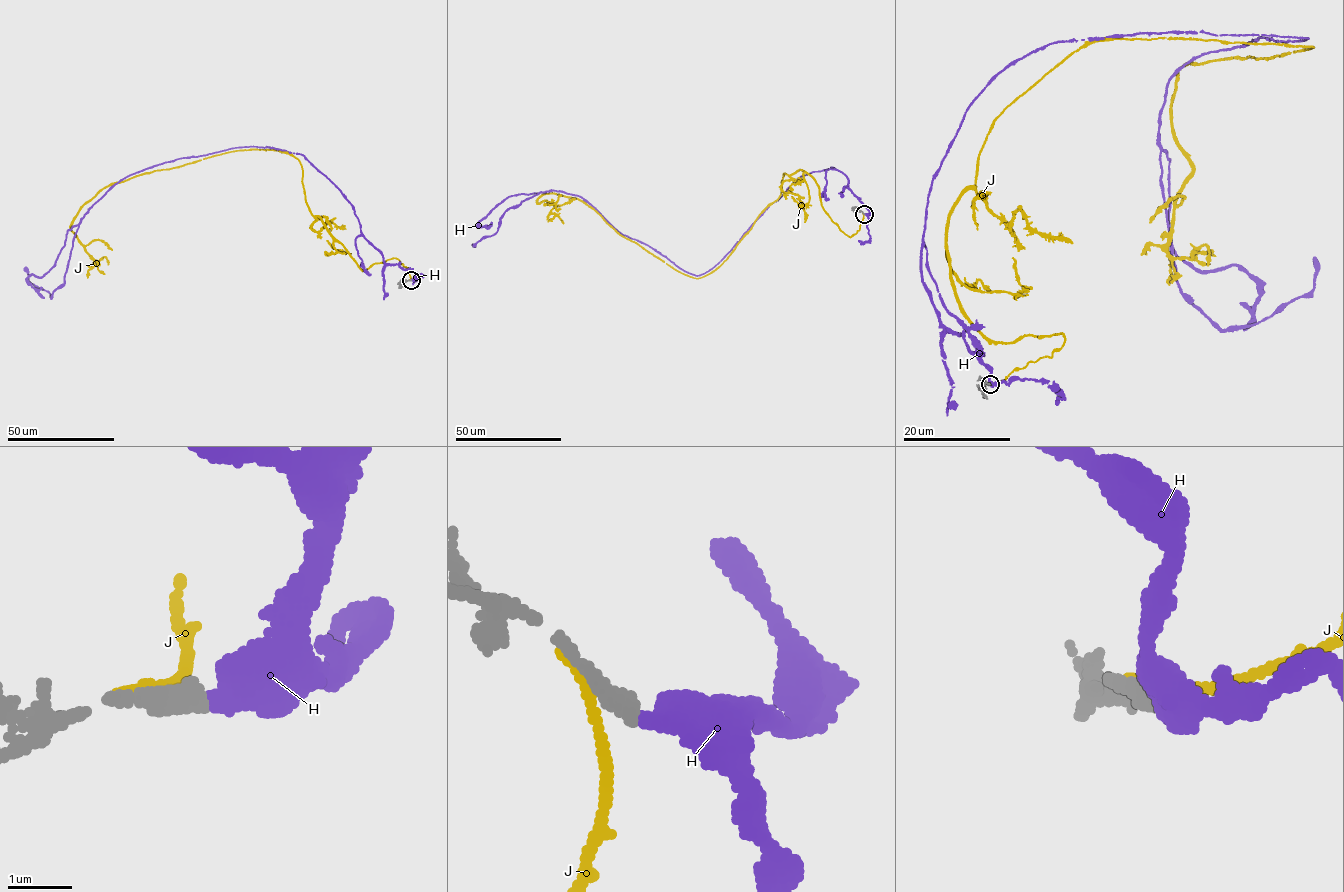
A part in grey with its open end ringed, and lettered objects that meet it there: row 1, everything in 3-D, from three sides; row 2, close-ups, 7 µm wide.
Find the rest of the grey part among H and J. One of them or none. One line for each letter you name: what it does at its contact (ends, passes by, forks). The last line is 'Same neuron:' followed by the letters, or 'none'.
H: it ends there
Same neuron: H

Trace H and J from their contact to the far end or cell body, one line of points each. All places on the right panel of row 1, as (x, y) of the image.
H: (990, 383), (925, 216), (1036, 49), (1309, 37), (1192, 57), (1159, 137), (1215, 323), (1304, 296), (1314, 256)
J: (987, 382), (1065, 339), (986, 340), (950, 211), (1080, 47), (1314, 47), (1178, 72), (1168, 252), (1207, 266)

